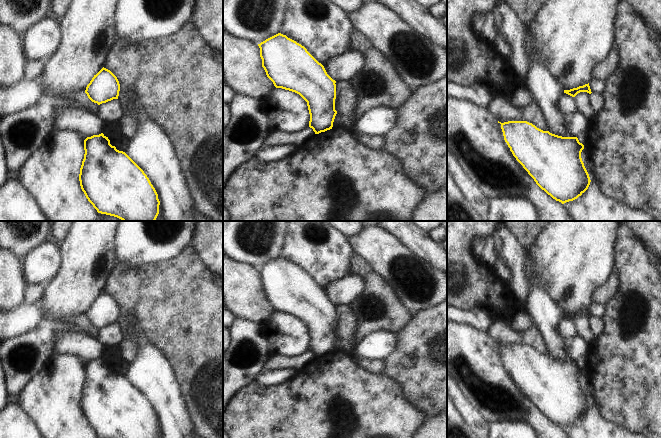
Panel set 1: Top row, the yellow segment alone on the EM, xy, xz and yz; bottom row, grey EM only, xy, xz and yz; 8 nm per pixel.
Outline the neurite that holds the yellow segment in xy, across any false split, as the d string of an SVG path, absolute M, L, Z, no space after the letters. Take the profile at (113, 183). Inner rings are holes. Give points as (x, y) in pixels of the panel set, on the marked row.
M103 133L84 140L84 159L79 181L82 191L98 213L122 221L155 221L159 214L158 194L144 171L123 151L110 144Z

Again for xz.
M278 33L258 44L262 67L276 88L299 94L306 102L310 114L309 127L315 134L332 129L337 111L335 110L336 81L301 44Z

